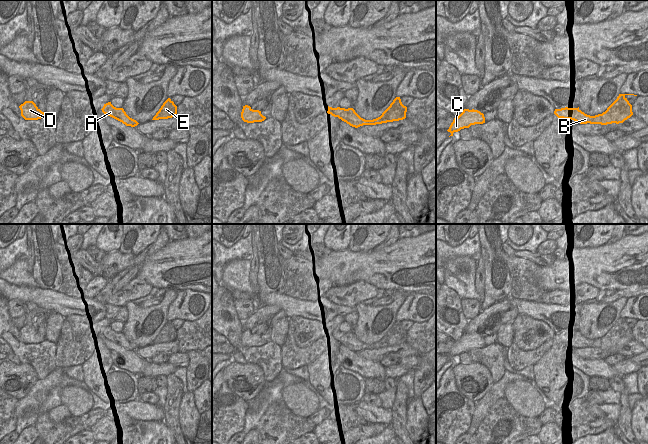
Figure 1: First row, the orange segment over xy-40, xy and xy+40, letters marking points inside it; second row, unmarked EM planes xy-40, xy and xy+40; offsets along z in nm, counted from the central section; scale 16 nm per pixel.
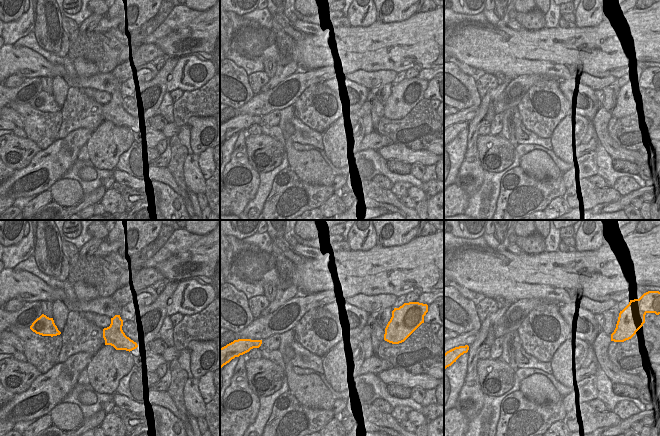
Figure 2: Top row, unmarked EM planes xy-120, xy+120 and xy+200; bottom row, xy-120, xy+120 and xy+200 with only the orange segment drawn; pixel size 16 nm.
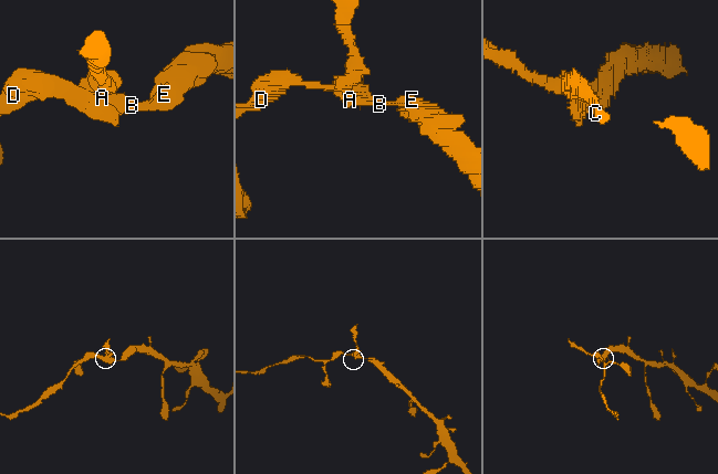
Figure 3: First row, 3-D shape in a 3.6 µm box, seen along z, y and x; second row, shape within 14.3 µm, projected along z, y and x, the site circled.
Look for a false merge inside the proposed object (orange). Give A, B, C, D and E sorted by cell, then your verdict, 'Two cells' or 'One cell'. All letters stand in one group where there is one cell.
Groups: A B C D / E. Two cells.

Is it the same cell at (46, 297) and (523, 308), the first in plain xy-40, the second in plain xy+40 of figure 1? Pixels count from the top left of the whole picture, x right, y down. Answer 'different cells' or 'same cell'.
same cell

